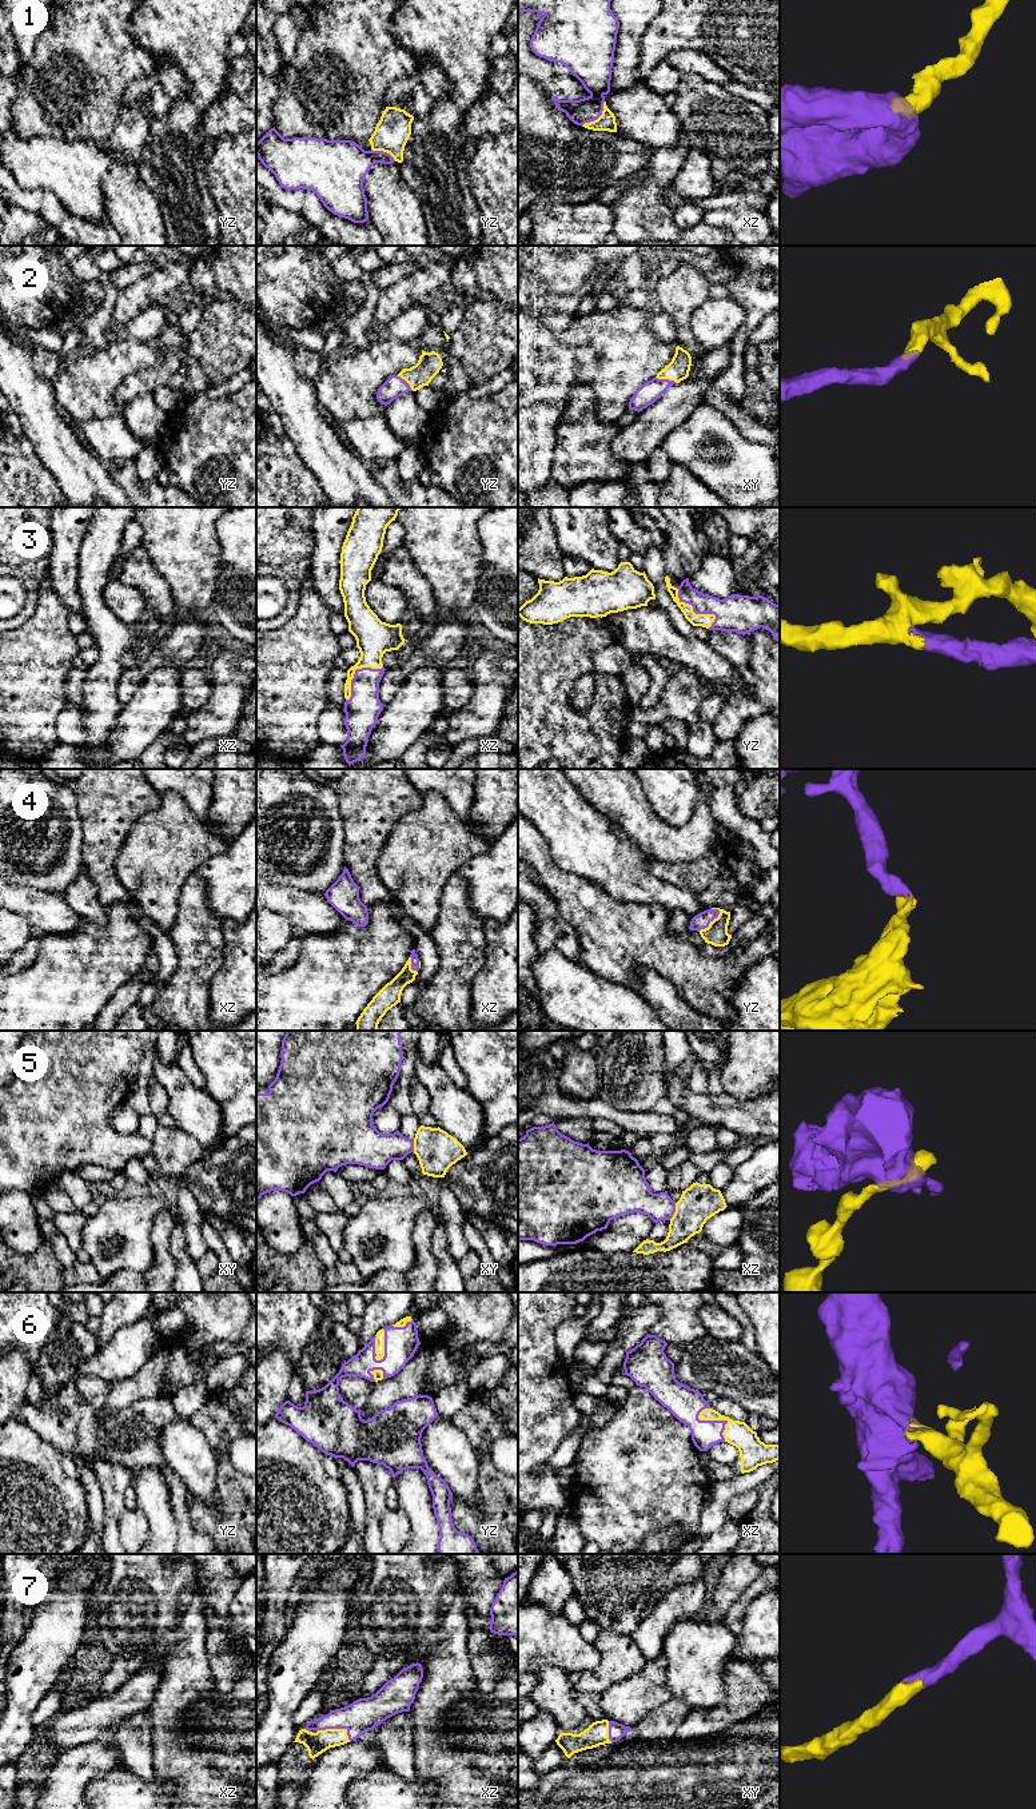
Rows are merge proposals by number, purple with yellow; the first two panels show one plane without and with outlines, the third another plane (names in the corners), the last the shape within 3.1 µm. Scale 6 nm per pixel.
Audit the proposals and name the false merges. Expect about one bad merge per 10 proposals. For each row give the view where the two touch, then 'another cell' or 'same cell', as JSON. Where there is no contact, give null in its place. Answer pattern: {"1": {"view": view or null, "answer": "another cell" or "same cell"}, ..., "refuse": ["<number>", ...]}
{"1": {"view": "xz", "answer": "another cell"}, "2": {"view": "xy", "answer": "same cell"}, "3": {"view": "yz", "answer": "same cell"}, "4": {"view": "yz", "answer": "same cell"}, "5": {"view": "xz", "answer": "another cell"}, "6": {"view": "xz", "answer": "same cell"}, "7": {"view": "xz", "answer": "same cell"}, "refuse": ["1", "5"]}

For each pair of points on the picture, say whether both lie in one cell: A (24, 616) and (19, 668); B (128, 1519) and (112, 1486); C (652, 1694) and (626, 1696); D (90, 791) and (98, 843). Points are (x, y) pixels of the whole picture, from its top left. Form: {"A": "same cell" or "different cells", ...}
{"A": "different cells", "B": "different cells", "C": "same cell", "D": "same cell"}

